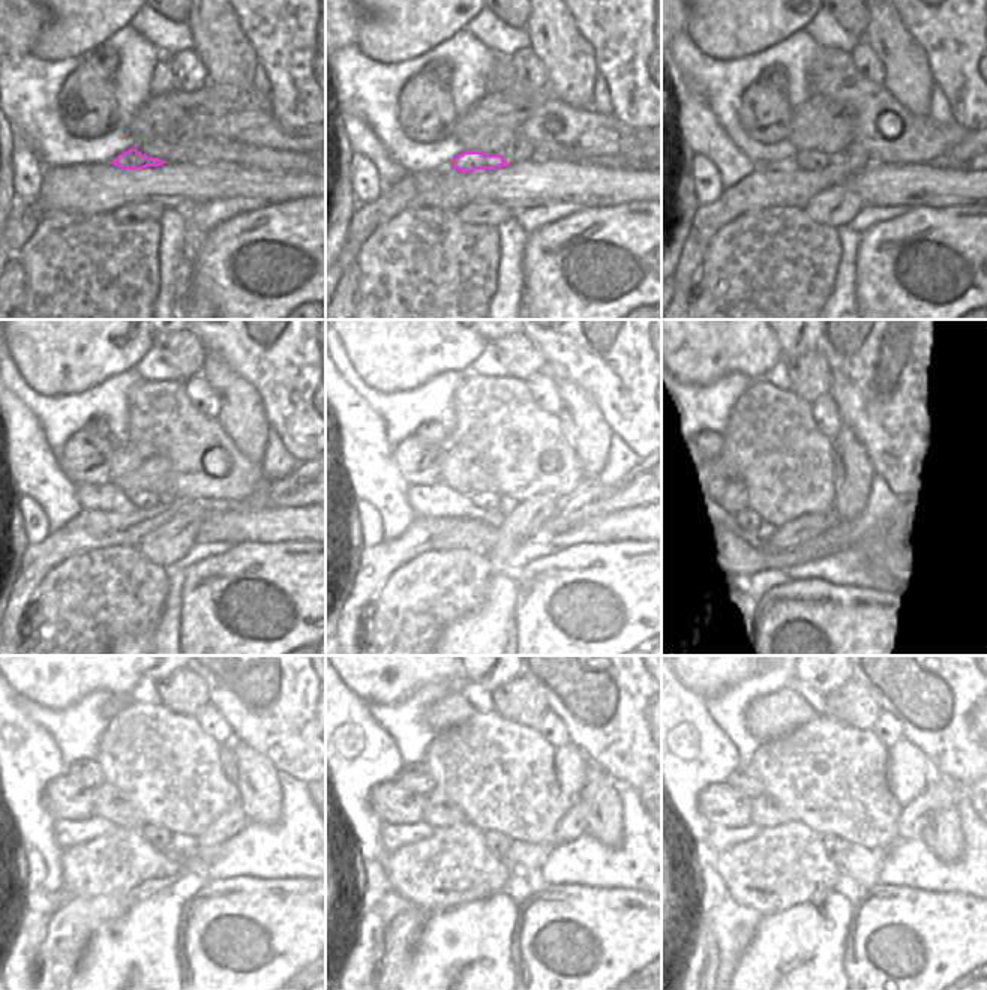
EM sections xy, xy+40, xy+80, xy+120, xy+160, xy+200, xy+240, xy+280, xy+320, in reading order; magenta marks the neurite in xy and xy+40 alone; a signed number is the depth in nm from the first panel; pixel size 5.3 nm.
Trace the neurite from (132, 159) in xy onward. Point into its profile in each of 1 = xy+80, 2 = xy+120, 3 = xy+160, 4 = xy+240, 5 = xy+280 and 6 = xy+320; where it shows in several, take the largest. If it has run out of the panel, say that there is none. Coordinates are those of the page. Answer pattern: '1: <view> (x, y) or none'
1: xy+80 (807, 161)
2: xy+120 (140, 498)
3: xy+160 (486, 501)
4: xy+240 (159, 839)
5: xy+280 (498, 845)
6: xy+320 (836, 849)

